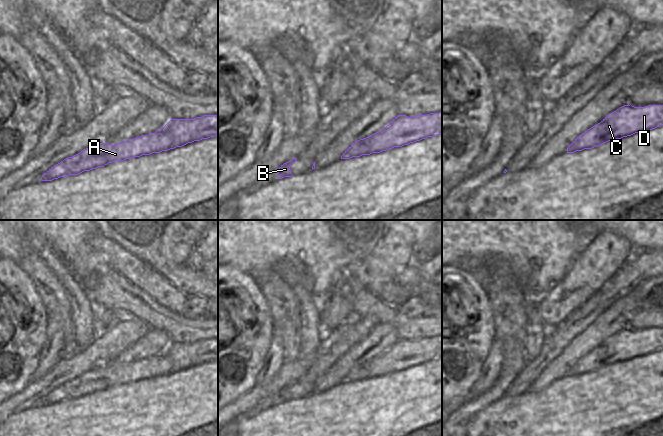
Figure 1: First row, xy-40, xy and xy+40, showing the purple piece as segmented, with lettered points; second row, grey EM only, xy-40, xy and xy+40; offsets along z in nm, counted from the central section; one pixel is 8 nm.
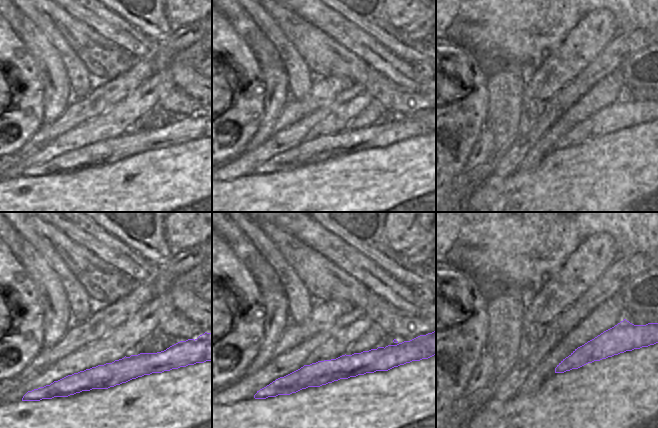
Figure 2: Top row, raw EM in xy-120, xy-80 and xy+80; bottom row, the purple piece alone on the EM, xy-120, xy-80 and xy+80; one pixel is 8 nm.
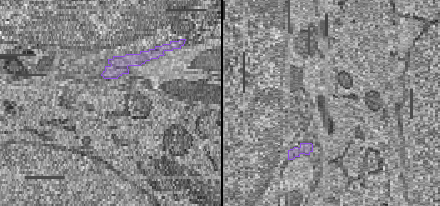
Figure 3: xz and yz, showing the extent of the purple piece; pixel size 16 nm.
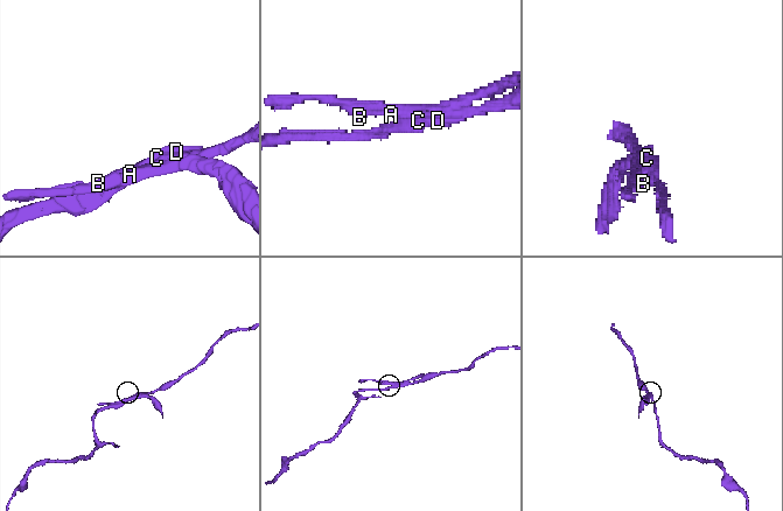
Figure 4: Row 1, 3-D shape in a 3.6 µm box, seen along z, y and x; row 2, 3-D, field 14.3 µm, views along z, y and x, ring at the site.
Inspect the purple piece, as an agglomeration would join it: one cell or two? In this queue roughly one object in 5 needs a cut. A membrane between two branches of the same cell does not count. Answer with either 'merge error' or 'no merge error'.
merge error

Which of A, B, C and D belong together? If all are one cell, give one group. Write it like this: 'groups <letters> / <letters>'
groups A B / C D

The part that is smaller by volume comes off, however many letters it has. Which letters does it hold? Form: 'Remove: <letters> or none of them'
Remove: A, B.

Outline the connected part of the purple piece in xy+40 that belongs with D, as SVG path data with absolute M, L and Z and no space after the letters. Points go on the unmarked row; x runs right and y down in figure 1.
M624 329L579 359L569 369L567 377L592 373L601 362L623 362L637 355L661 350L663 350L663 329L648 329L646 331Z

